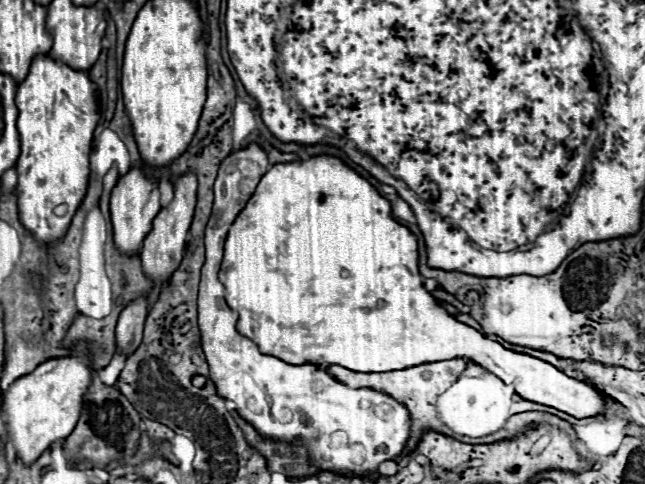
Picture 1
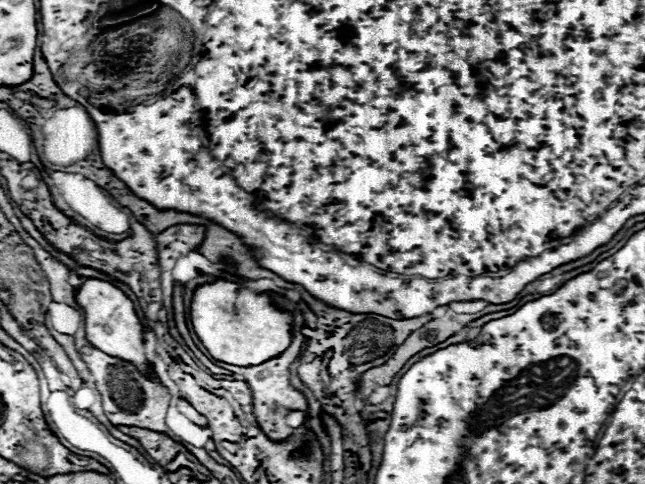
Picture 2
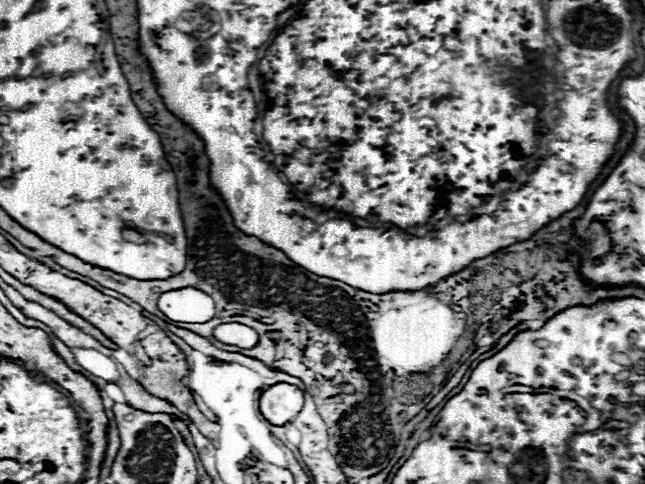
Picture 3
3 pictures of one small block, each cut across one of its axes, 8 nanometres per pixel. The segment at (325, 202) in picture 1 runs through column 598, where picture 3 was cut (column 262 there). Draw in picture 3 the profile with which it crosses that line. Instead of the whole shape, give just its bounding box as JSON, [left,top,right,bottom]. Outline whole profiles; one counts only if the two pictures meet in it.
[260,382,304,426]

